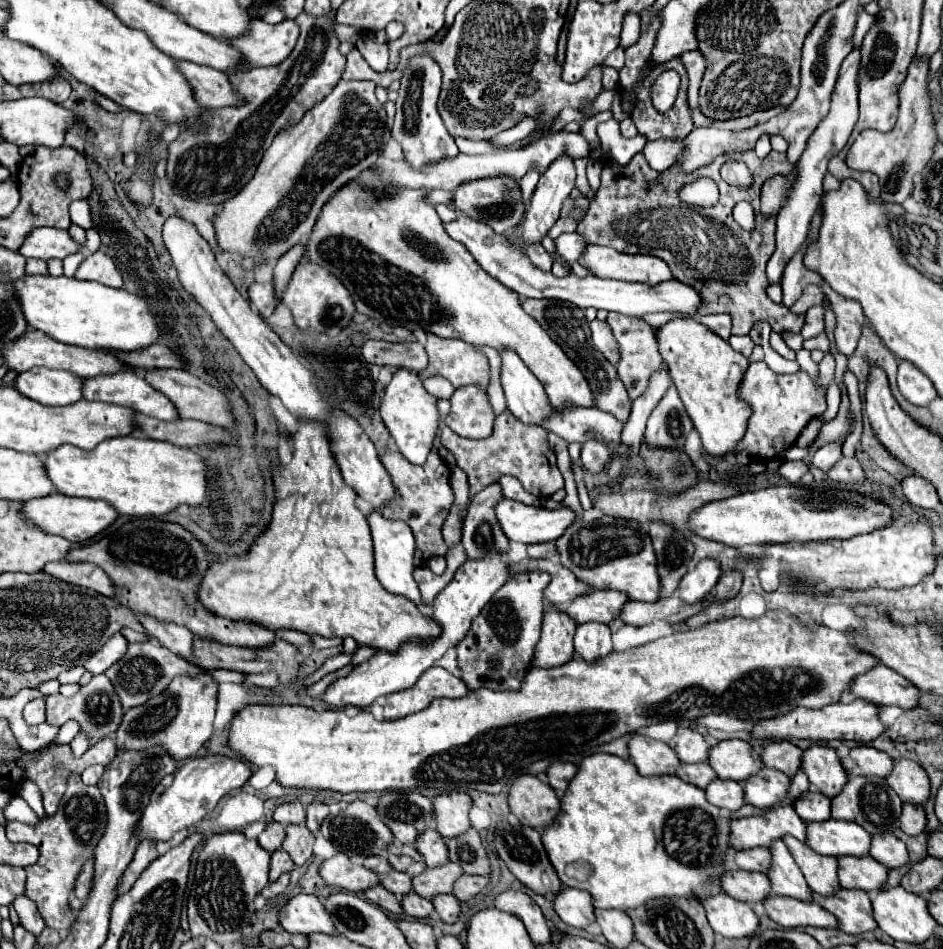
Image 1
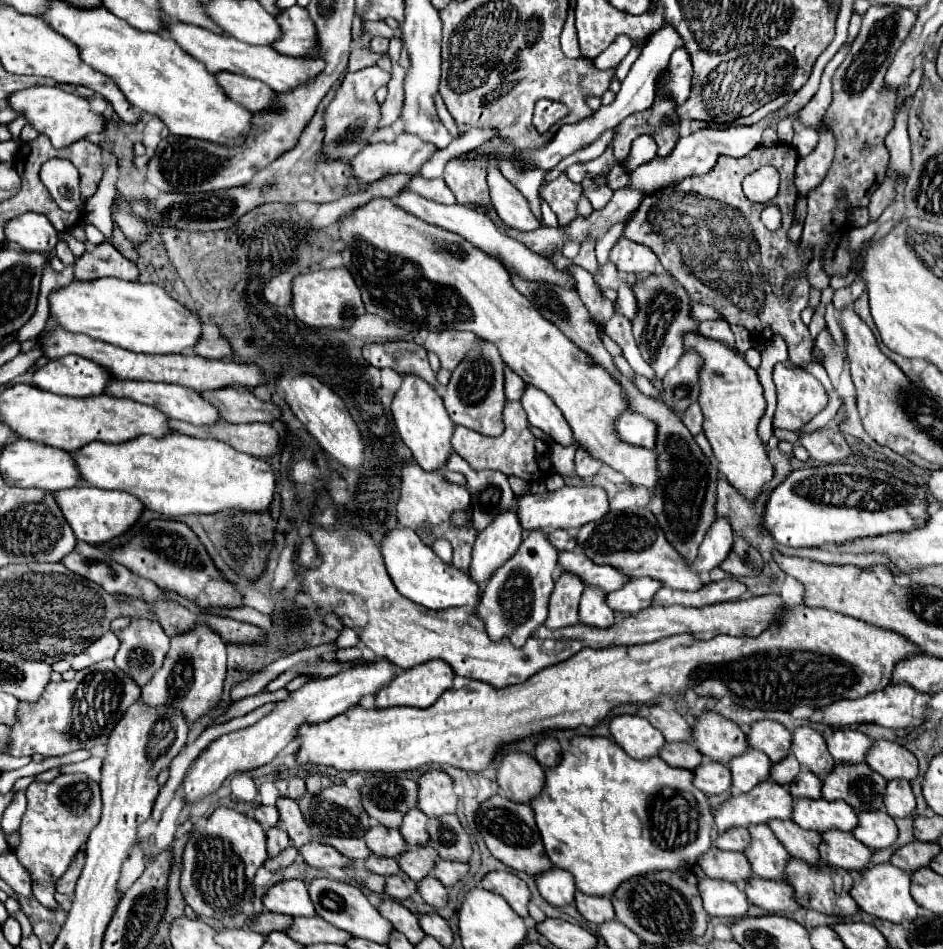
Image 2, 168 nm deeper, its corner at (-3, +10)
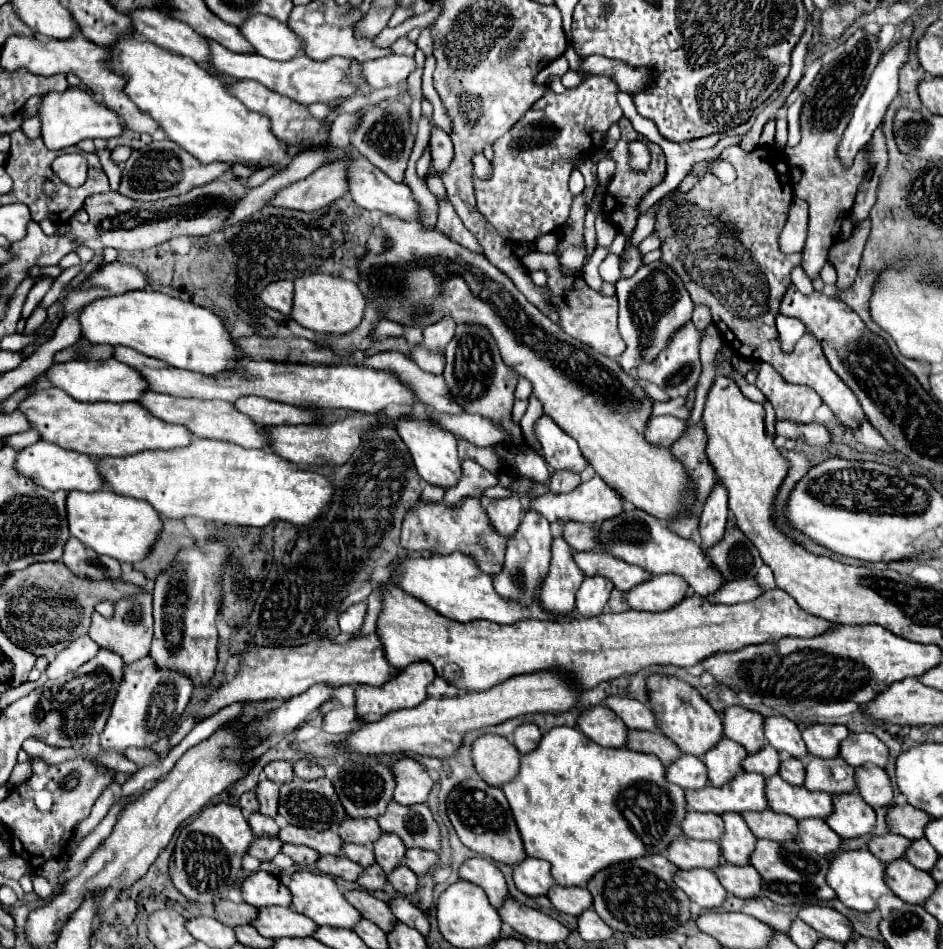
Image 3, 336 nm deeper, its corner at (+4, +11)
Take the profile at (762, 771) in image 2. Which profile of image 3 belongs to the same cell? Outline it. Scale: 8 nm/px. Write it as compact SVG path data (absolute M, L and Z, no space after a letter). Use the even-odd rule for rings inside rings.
M720 738L716 748L708 750L702 756L702 762L706 764L708 770L708 780L712 786L726 784L730 778L742 772L742 760L746 756L746 750L740 748L740 744Z

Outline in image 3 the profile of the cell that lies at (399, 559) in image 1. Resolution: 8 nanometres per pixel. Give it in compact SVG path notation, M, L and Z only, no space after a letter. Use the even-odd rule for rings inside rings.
M454 552L448 556L430 556L430 558L406 558L400 566L400 588L408 594L412 594L414 598L418 598L420 602L424 602L426 606L430 606L432 610L440 612L446 618L452 618L456 622L472 622L472 620L488 620L488 622L496 622L496 624L516 624L522 620L558 620L558 622L568 622L576 618L576 612L564 614L564 616L556 616L550 614L548 610L544 610L544 606L540 604L540 588L536 588L534 592L534 600L532 604L520 604L516 600L508 600L502 598L494 586L492 586L492 576L482 572L476 564L474 558L462 554L462 552Z

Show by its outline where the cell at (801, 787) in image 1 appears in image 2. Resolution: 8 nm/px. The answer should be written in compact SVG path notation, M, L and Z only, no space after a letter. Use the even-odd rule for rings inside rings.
M795 755L785 757L781 763L773 765L773 769L771 769L771 779L777 781L779 785L787 785L787 783L795 781L797 775L799 775L799 761Z

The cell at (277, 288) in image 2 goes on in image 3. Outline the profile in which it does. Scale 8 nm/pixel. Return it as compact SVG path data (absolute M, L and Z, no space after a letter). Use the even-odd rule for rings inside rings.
M280 280L280 282L268 284L260 298L266 306L288 316L292 310L292 296L294 296L294 284L290 280Z

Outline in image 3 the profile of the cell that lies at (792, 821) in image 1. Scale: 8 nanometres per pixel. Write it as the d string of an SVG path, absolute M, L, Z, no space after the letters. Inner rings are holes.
M750 772L734 776L720 788L708 784L702 790L686 790L686 800L688 808L714 814L768 808L768 800L764 794L764 776Z

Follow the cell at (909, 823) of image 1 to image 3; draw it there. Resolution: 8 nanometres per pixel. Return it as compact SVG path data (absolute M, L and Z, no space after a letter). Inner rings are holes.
M864 764L864 768L856 768L856 790L872 808L892 804L892 782L880 766Z

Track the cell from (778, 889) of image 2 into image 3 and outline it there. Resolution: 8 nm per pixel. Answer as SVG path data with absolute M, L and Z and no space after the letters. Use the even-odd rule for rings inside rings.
M728 862L718 864L714 870L720 884L726 888L726 892L738 896L738 898L754 898L760 896L760 874L750 866L734 866Z

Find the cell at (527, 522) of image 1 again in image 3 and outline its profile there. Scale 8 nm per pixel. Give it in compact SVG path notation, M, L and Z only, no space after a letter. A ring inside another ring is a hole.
M594 474L588 482L582 482L576 490L568 492L568 494L544 494L538 498L532 498L528 508L540 512L548 522L558 522L558 520L576 520L582 524L602 524L604 520L616 518L620 516L622 508L622 496L610 486L606 484L598 474Z

